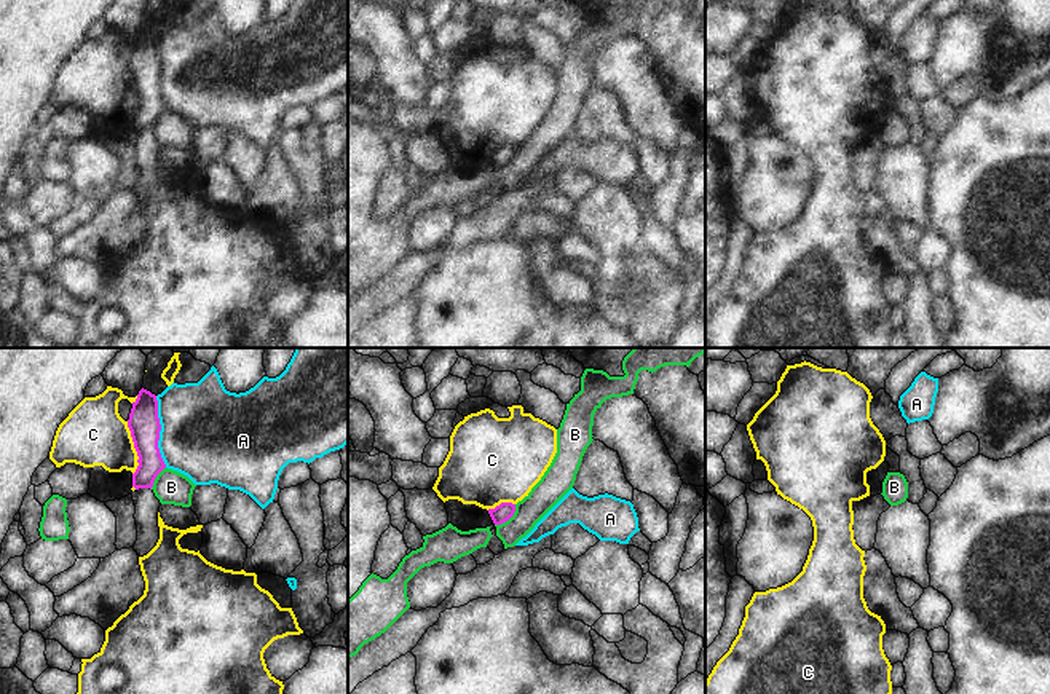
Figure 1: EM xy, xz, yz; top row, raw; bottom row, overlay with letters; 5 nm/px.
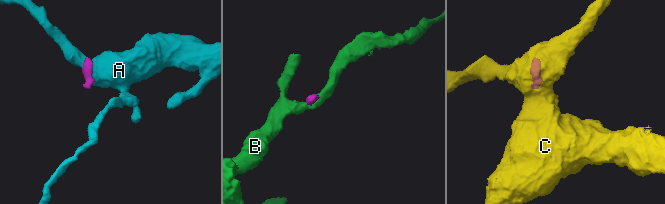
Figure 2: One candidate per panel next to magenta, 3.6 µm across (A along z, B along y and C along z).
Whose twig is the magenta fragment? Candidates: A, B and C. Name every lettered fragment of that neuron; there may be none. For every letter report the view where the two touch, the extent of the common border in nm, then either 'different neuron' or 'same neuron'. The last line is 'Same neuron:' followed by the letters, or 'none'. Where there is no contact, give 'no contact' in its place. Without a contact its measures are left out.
A: xy | 360 nm | different neuron
B: xz | 160 nm | different neuron
C: xy | 280 nm | different neuron
Same neuron: none

